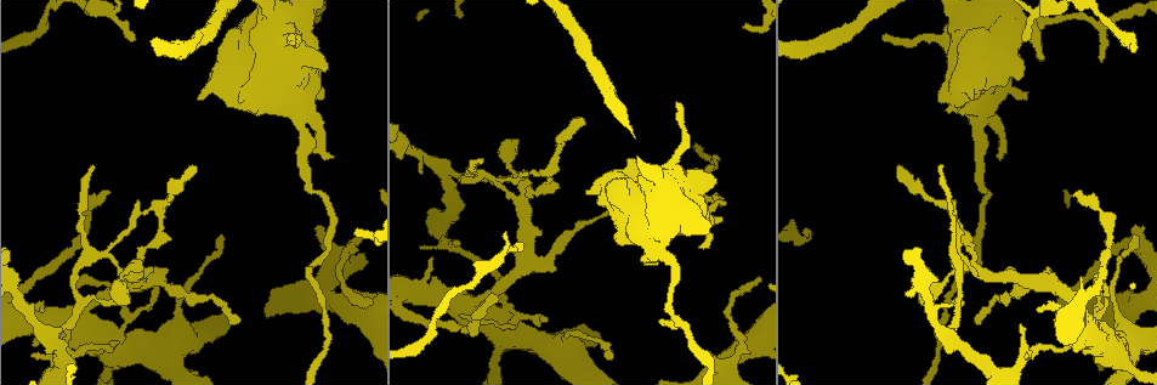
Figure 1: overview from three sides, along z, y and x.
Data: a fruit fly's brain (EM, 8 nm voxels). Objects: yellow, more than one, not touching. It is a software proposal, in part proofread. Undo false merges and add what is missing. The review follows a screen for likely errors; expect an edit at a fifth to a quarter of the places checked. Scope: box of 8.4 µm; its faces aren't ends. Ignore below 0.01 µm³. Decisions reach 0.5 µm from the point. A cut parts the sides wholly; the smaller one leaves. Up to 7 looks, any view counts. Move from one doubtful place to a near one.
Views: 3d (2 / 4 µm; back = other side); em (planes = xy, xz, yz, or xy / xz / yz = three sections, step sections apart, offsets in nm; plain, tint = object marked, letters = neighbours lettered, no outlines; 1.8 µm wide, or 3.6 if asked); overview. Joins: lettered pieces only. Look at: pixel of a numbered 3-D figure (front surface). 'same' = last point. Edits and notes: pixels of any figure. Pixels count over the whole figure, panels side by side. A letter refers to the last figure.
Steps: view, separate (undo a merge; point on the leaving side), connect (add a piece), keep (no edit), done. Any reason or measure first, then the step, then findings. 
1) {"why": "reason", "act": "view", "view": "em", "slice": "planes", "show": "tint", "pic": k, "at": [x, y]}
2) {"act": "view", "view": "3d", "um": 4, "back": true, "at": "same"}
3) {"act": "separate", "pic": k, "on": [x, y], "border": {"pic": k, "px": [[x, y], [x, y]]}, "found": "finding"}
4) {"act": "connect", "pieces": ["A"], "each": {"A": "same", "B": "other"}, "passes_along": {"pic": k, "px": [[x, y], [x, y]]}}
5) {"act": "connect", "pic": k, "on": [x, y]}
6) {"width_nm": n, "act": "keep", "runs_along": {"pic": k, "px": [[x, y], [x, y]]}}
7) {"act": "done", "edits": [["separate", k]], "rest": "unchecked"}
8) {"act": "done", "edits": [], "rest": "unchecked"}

{"why": "an open end", "act": "view", "view": "3d", "um": 2, "back": true, "pic": 1, "at": [1027, 97]}

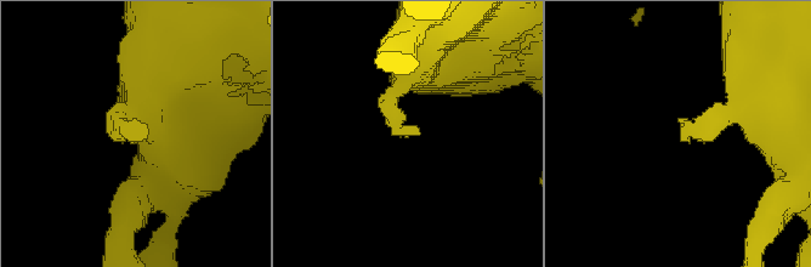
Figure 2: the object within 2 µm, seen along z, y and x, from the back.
{"act": "view", "view": "em", "slice": "yz", "step": 16, "show": "tint", "pic": 2, "at": [143, 136]}

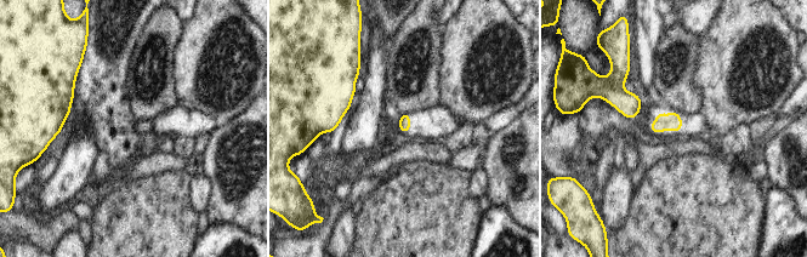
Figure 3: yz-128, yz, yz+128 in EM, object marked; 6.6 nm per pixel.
{"why": "see the neighbours", "act": "view", "view": "em", "slice": "yz", "step": 16, "show": "letters", "at": "same"}

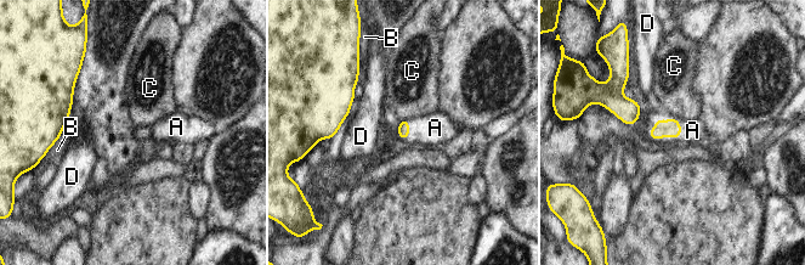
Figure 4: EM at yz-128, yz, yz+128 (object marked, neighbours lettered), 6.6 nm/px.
{"longest_contact_nm": ["A", 200], "act": "connect", "pic": 4, "on": [692, 130], "each": {"A": "same", "B": "other", "C": "other", "D": "other"}, "passes_along": {"pic": 4, "px": [[662, 128], [676, 137], [692, 130]]}, "found": "it goes on there"}

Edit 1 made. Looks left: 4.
{"act": "view", "view": "overview"}

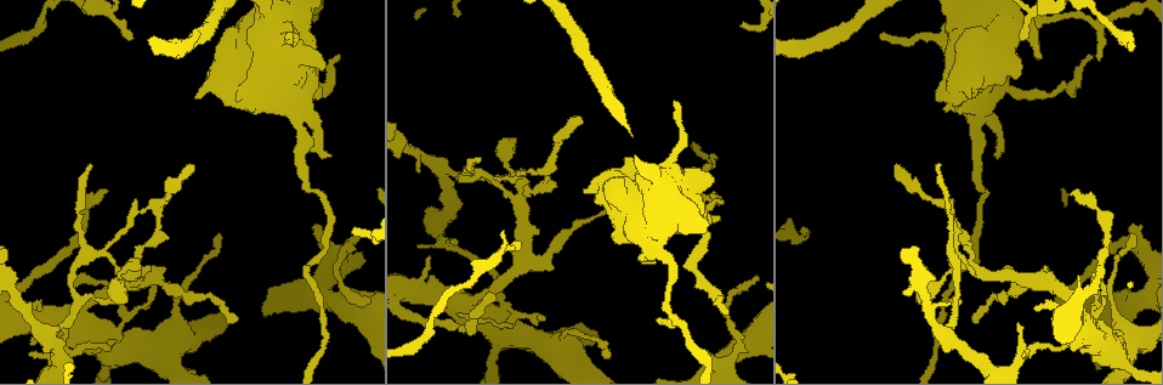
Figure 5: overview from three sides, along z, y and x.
{"why": "narrows sharply", "act": "view", "view": "3d", "um": 4, "pic": 5, "at": [213, 295]}

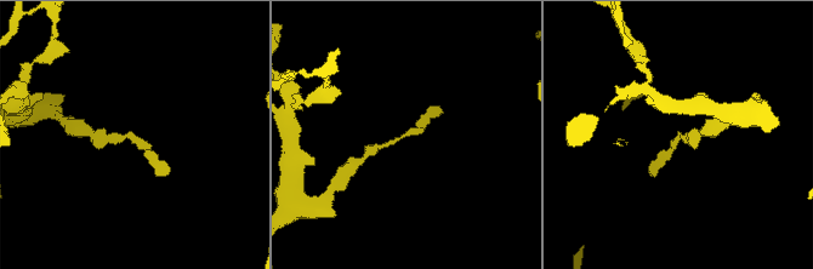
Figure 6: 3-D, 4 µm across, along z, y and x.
{"why": "need the tissue", "act": "view", "view": "em", "slice": "planes", "show": "letters", "pic": 6, "at": [132, 137]}

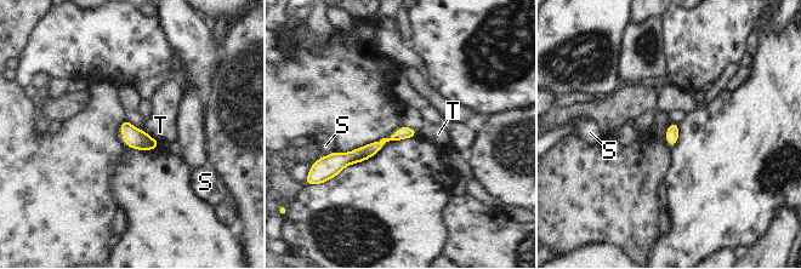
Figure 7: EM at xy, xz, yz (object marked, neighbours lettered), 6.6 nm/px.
{"act": "keep", "each": {"S": "other", "T": "other"}, "found": "continuous, no second cell"}

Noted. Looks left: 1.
{"why": "branch point", "act": "view", "view": "em", "slice": "planes", "show": "letters", "pic": 5, "at": [478, 176]}

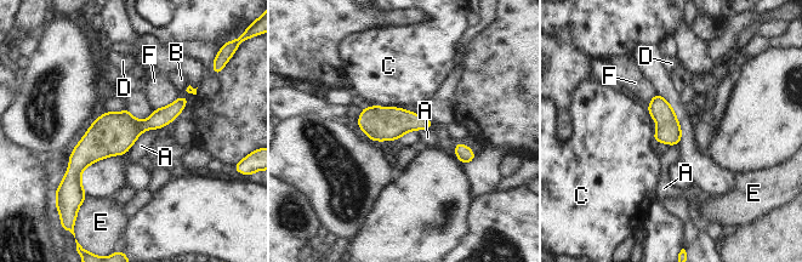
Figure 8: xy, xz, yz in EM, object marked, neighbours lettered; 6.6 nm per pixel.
{"act": "keep", "each": {"A": "other", "B": "other", "C": "other", "D": "other", "E": "other", "F": "other"}, "runs_along": {"pic": 8, "px": [[183, 100], [108, 135], [77, 175]]}, "found": "all the same cell"}

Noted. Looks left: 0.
{"act": "done", "edits": [["connect", 4]], "rest": "unchecked"}

